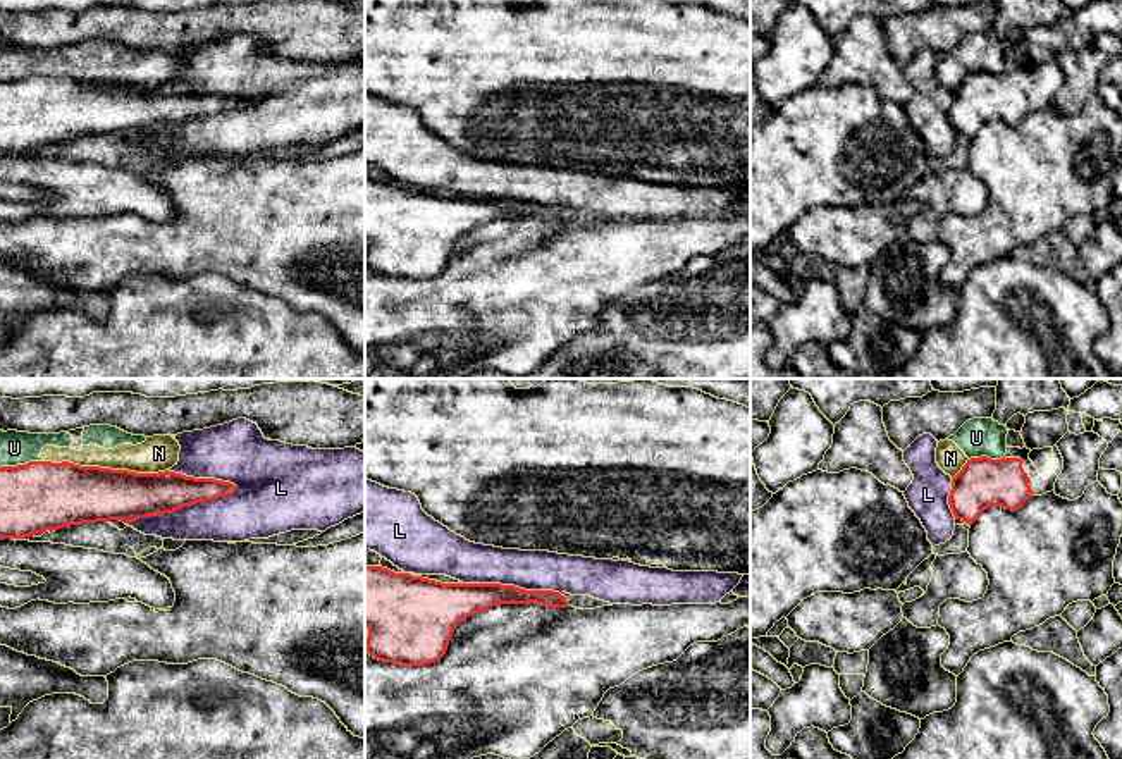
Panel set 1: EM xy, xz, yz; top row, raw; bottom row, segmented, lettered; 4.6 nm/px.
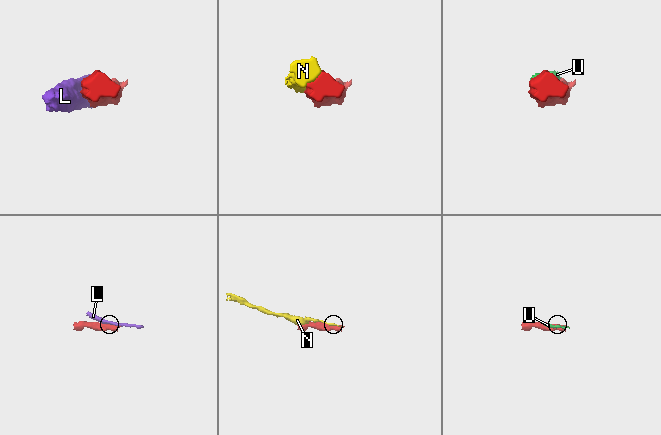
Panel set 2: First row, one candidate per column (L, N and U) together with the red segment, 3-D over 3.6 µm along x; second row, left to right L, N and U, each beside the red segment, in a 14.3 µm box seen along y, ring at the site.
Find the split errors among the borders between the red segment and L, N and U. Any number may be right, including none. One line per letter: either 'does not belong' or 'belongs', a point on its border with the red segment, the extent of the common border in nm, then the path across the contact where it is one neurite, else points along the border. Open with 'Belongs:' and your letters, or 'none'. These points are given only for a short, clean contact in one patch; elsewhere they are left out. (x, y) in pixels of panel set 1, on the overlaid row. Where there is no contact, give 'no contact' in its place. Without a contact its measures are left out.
Belongs: none
L: does not belong; meets red in xy at (183, 506); contact 550 nm long
N: does not belong; meets red in xy at (107, 468); contact 600 nm long
U: does not belong; meets red in xy at (21, 465); contact 220 nm long

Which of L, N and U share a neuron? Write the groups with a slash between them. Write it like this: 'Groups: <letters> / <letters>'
Groups: L / N U

